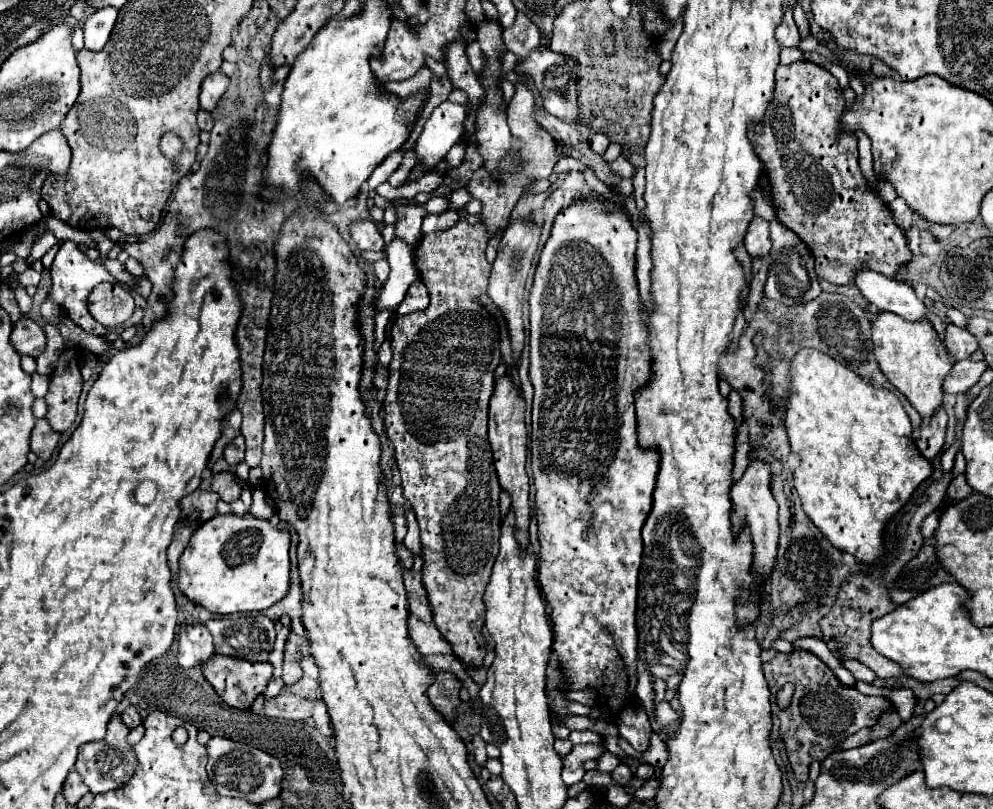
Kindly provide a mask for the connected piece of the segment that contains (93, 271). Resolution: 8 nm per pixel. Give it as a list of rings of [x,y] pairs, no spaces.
[[[64,241],[62,247],[60,247],[60,251],[58,251],[58,255],[56,255],[56,259],[54,259],[54,263],[52,263],[50,275],[52,275],[52,285],[50,285],[48,295],[50,295],[50,299],[56,305],[60,305],[64,309],[64,315],[68,319],[72,319],[78,327],[82,327],[84,331],[88,331],[92,335],[104,335],[104,333],[112,331],[112,329],[100,325],[98,321],[94,321],[94,317],[88,313],[88,307],[86,307],[86,299],[88,299],[90,291],[98,283],[102,283],[102,281],[110,281],[110,283],[116,281],[102,265],[90,261],[72,241]]]

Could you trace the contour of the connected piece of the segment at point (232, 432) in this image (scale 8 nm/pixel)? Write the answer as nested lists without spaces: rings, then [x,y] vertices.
[[[232,411],[232,415],[228,415],[228,419],[226,419],[226,427],[224,427],[224,433],[222,433],[222,437],[216,441],[214,451],[212,451],[210,455],[206,469],[210,469],[210,466],[214,464],[218,458],[222,457],[224,447],[226,447],[236,435],[240,435],[240,421],[242,421],[240,411]]]

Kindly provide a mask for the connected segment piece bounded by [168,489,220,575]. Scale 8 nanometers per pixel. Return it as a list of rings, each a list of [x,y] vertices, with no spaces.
[[[196,489],[194,493],[186,495],[182,499],[182,515],[176,523],[176,531],[174,531],[174,539],[168,547],[168,565],[170,571],[174,575],[178,575],[178,557],[182,555],[184,547],[188,545],[192,533],[208,519],[218,515],[216,503],[218,503],[218,493],[214,491],[202,491]]]

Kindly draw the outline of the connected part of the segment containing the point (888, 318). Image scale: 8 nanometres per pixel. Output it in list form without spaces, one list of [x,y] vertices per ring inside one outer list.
[[[884,311],[878,313],[878,317],[872,321],[870,339],[874,343],[874,355],[884,377],[906,395],[906,399],[920,413],[922,419],[930,419],[936,409],[942,407],[942,381],[944,375],[948,375],[948,371],[952,369],[952,361],[932,323],[926,319],[906,321]]]

